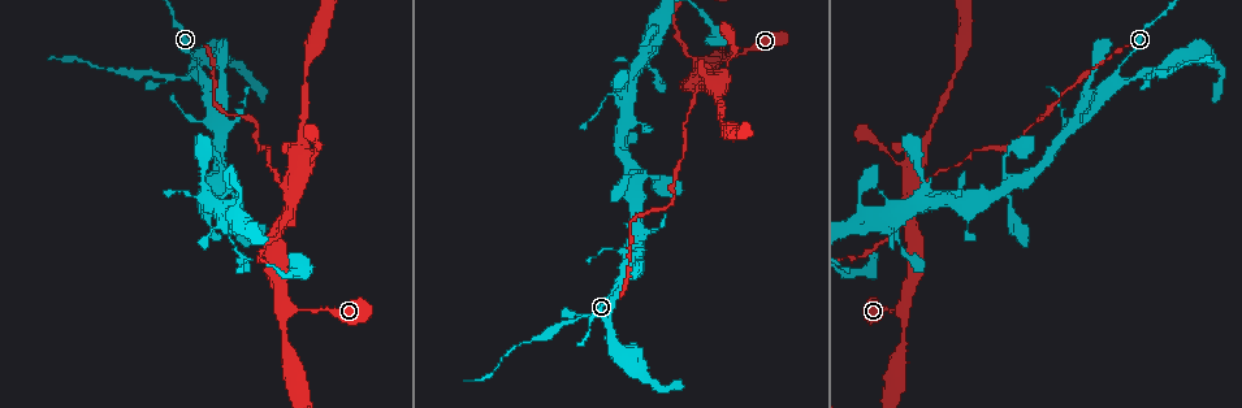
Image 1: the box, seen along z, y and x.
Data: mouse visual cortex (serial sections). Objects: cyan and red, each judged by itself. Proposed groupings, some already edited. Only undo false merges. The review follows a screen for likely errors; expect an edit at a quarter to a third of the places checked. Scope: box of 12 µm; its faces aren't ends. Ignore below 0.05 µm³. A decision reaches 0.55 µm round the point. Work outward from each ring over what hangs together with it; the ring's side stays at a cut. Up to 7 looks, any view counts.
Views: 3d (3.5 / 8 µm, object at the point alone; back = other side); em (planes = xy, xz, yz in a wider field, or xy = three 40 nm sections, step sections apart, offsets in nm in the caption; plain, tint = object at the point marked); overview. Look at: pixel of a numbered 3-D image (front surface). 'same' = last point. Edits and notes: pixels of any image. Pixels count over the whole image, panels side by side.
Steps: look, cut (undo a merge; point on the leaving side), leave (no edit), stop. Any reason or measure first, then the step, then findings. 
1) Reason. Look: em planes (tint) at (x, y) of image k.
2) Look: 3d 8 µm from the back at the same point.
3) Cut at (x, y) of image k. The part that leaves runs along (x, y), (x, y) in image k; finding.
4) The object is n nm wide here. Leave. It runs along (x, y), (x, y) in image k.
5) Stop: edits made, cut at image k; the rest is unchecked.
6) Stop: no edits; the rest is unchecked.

A fork. Look: 3d 8 µm at (203, 80) of image 1.

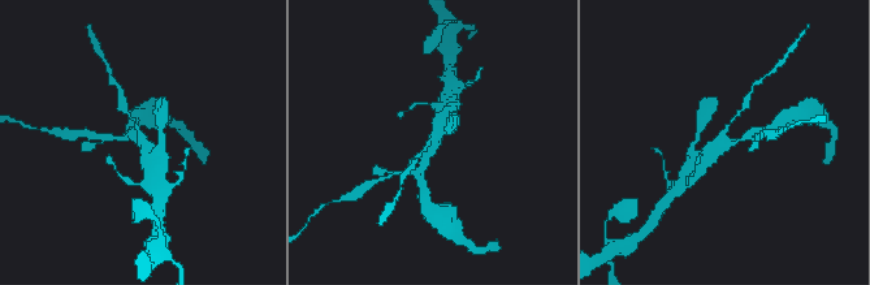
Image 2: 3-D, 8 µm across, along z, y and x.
Zoom in. Look: 3d 3.5 µm at (143, 140) of image 2.

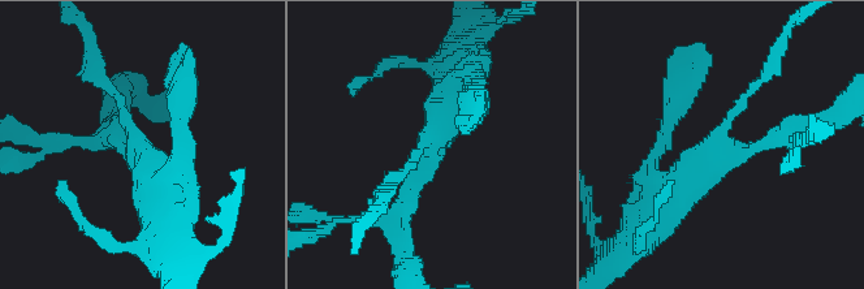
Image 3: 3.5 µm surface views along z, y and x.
3 arms meet here; the arms are 150, 200, 500 nm wide; shape alone is not enough. Look: em xy step 1 (tint) at (429, 141) of image 3.

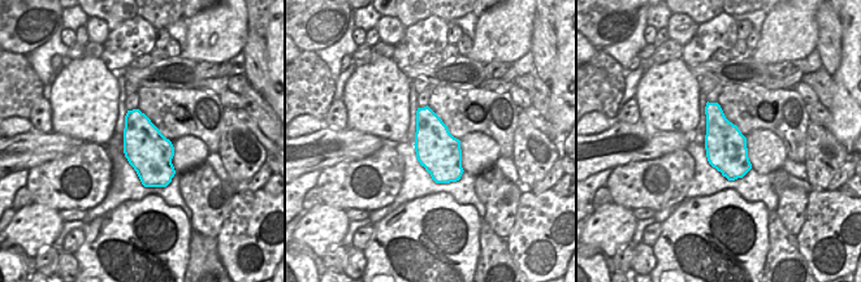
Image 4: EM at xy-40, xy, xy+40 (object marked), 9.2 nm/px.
The object is 400 nm wide here. Leave. It runs along (757, 82), (661, 210) in image 3; all the same cell.

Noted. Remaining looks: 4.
Three arms meet. Look: 3d 3.5 µm at (291, 311) of image 1.

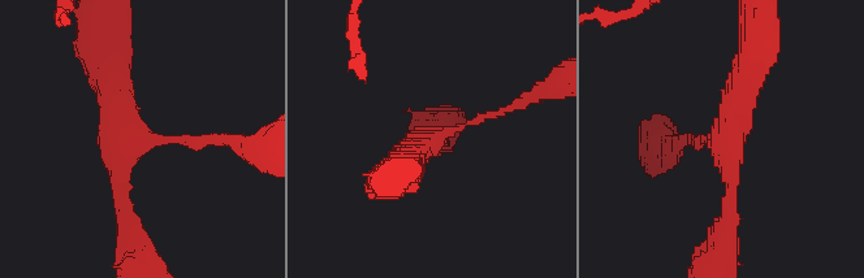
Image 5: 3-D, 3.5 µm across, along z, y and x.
3 arms meet here; the arms are 150, 150, 400 nm wide; shape alone is not enough. Look: em xy step 1 (tint) at (722, 138) of image 5.

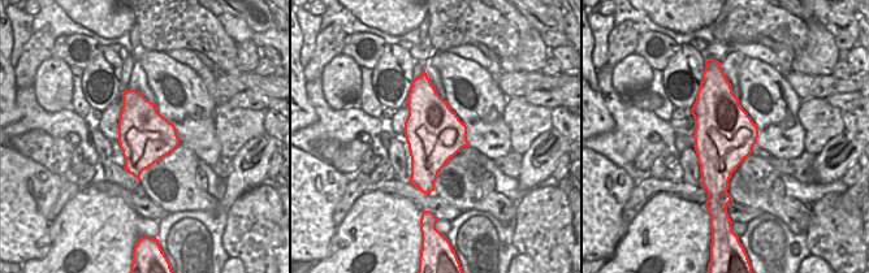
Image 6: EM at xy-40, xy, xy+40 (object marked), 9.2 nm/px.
Leave. It runs along (214, 138), (130, 134), (107, 66) in image 5; continuous, no second cell.

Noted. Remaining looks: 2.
A fork. Look: 3d 8 µm at (909, 220) of image 1.

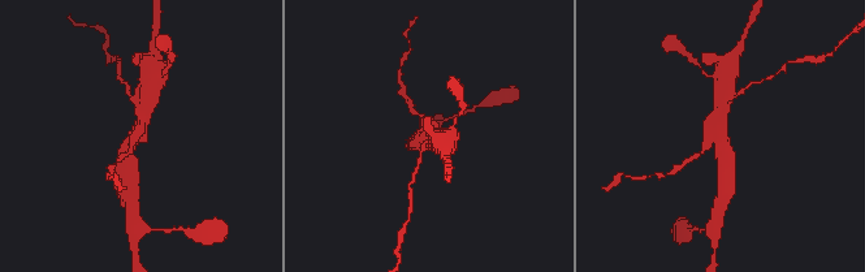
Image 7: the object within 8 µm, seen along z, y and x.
Zoom in. Look: 3d 3.5 µm at (722, 137) of image 7.

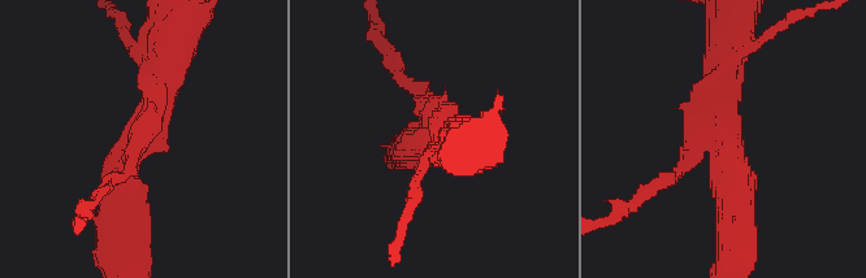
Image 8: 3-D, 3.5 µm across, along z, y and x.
Leave. It runs along (121, 222), (161, 55) in image 8; one cell here.

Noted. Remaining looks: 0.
Stop: no edits; the rest is unchecked.

